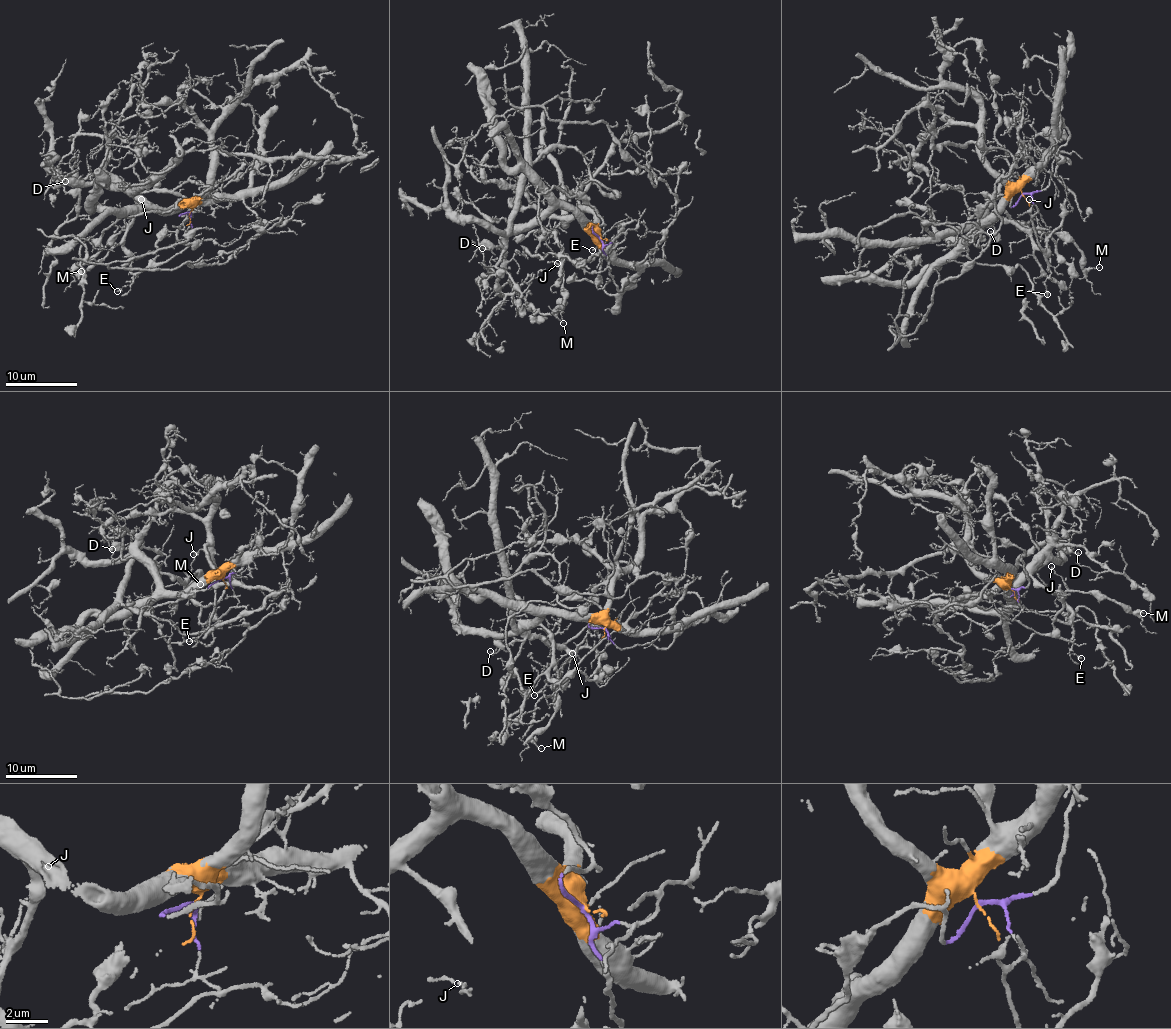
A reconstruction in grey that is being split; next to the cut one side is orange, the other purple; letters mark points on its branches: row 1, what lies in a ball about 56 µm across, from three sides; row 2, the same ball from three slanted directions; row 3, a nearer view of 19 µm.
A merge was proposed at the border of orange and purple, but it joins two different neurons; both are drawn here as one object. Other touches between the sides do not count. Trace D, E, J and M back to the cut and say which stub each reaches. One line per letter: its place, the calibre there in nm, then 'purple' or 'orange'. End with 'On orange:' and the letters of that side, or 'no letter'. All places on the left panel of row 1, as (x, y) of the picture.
D: (65, 181) | 90 nm | orange
E: (117, 291) | 130 nm | orange
J: (141, 199) | 110 nm | orange
M: (81, 271) | 100 nm | orange
On orange: D, E, J, M

